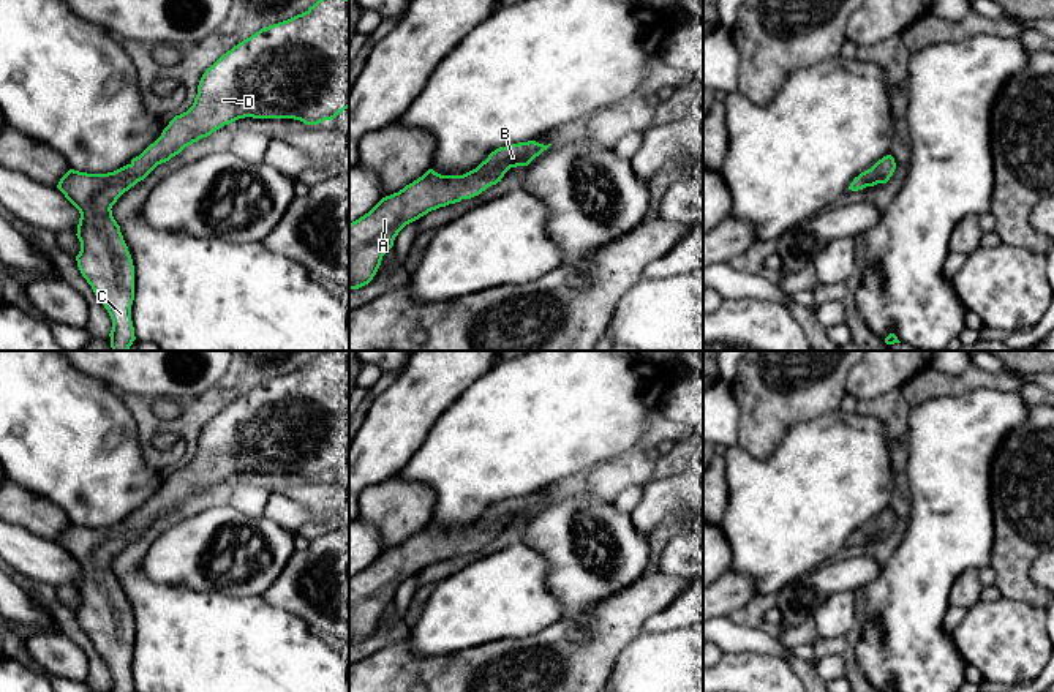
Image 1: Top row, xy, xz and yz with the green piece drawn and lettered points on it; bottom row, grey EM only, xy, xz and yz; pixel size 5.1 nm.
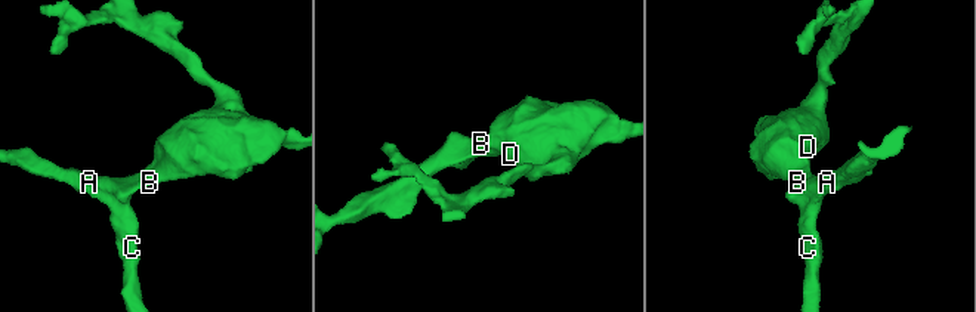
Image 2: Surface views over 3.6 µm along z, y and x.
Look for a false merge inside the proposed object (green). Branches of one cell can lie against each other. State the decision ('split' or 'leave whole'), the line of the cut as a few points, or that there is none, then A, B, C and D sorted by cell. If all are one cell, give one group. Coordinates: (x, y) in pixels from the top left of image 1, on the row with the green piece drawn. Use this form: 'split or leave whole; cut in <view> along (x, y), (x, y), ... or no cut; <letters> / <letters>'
leave whole; no cut; A B C D

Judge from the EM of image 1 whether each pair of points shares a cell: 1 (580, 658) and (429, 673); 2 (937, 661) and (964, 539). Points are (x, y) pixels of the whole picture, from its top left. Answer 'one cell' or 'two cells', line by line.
1: one cell
2: one cell

